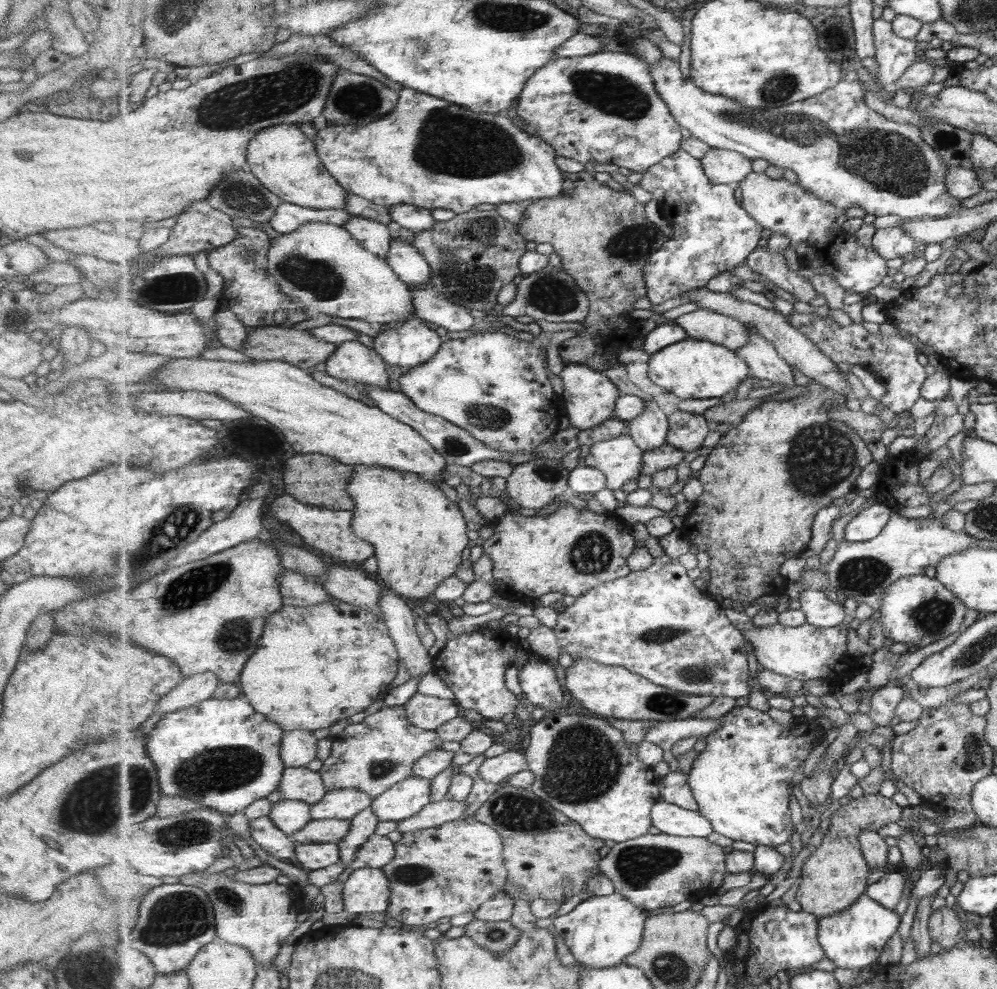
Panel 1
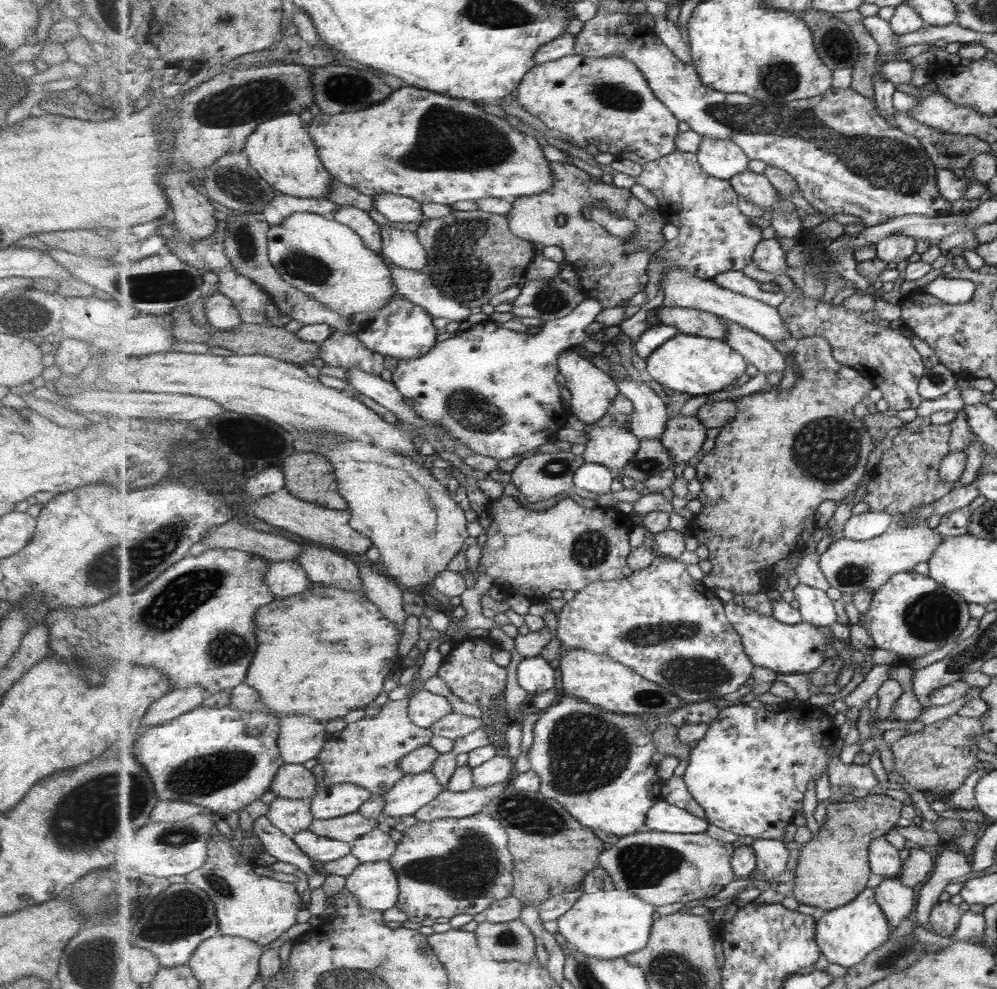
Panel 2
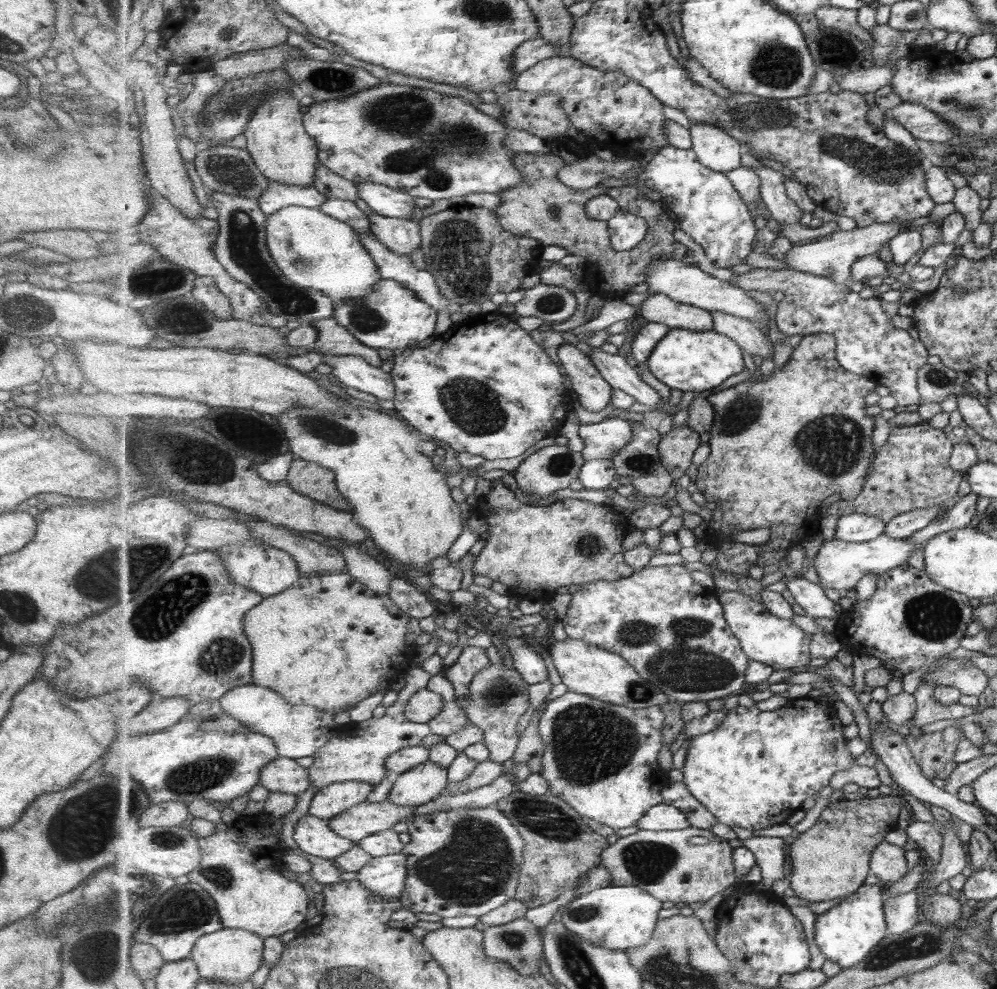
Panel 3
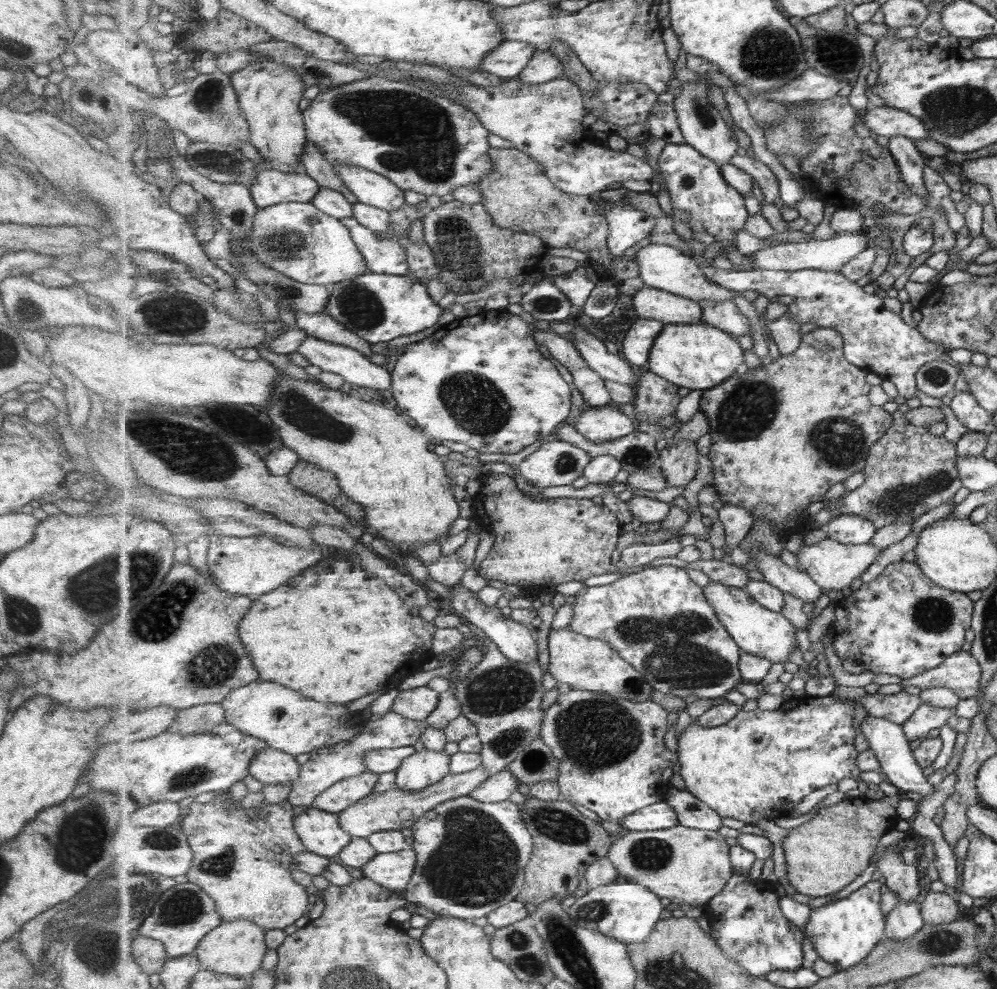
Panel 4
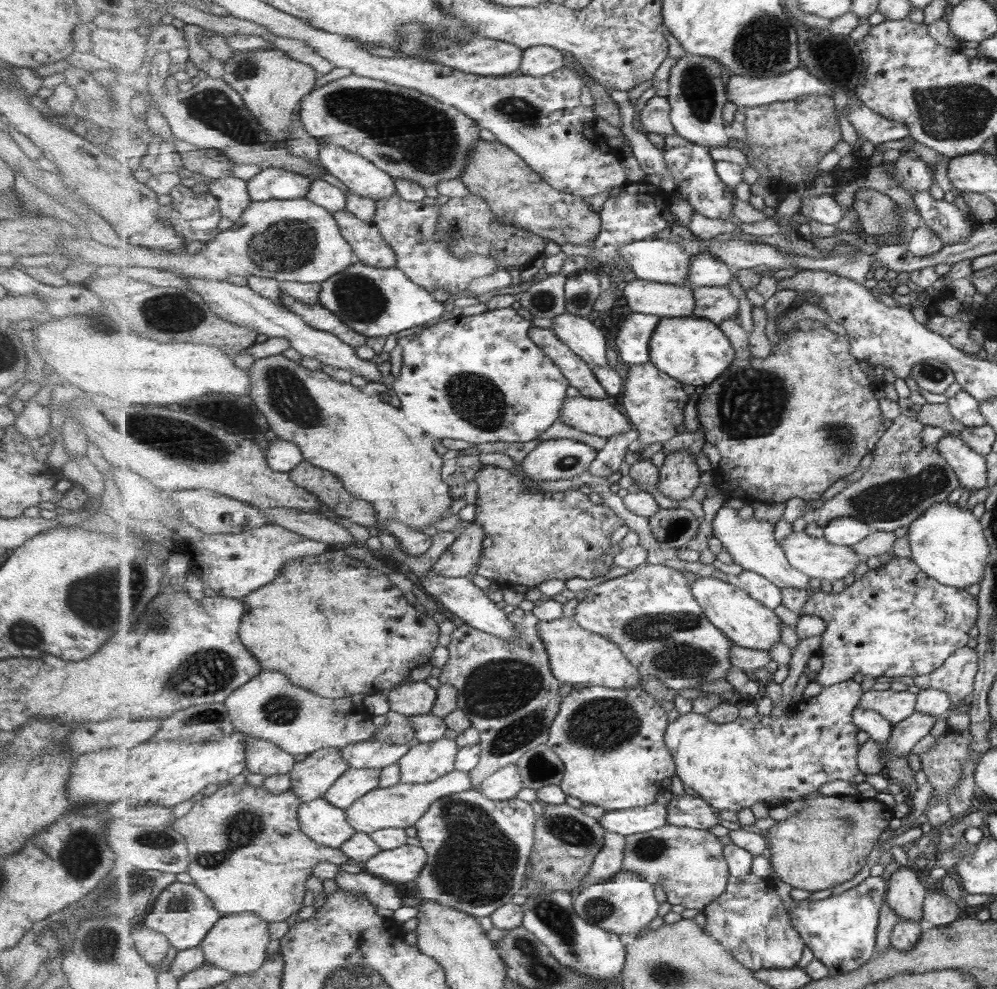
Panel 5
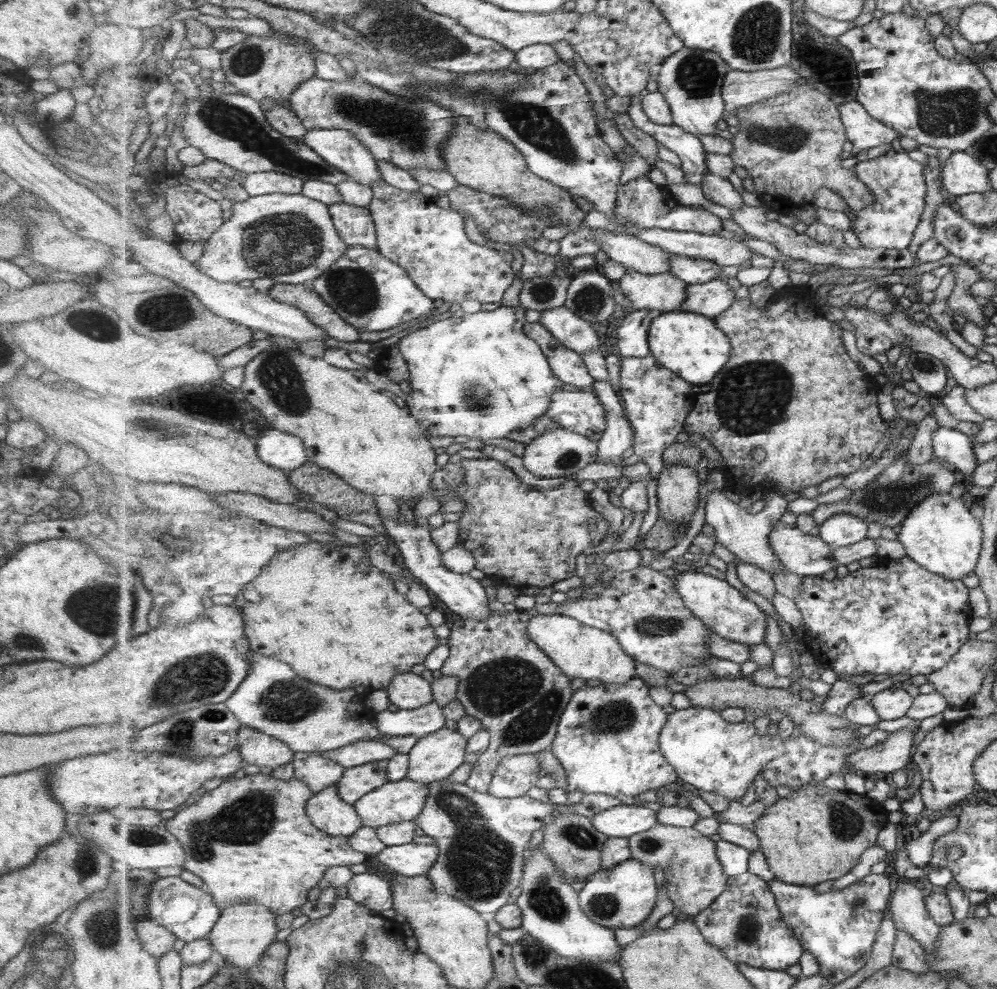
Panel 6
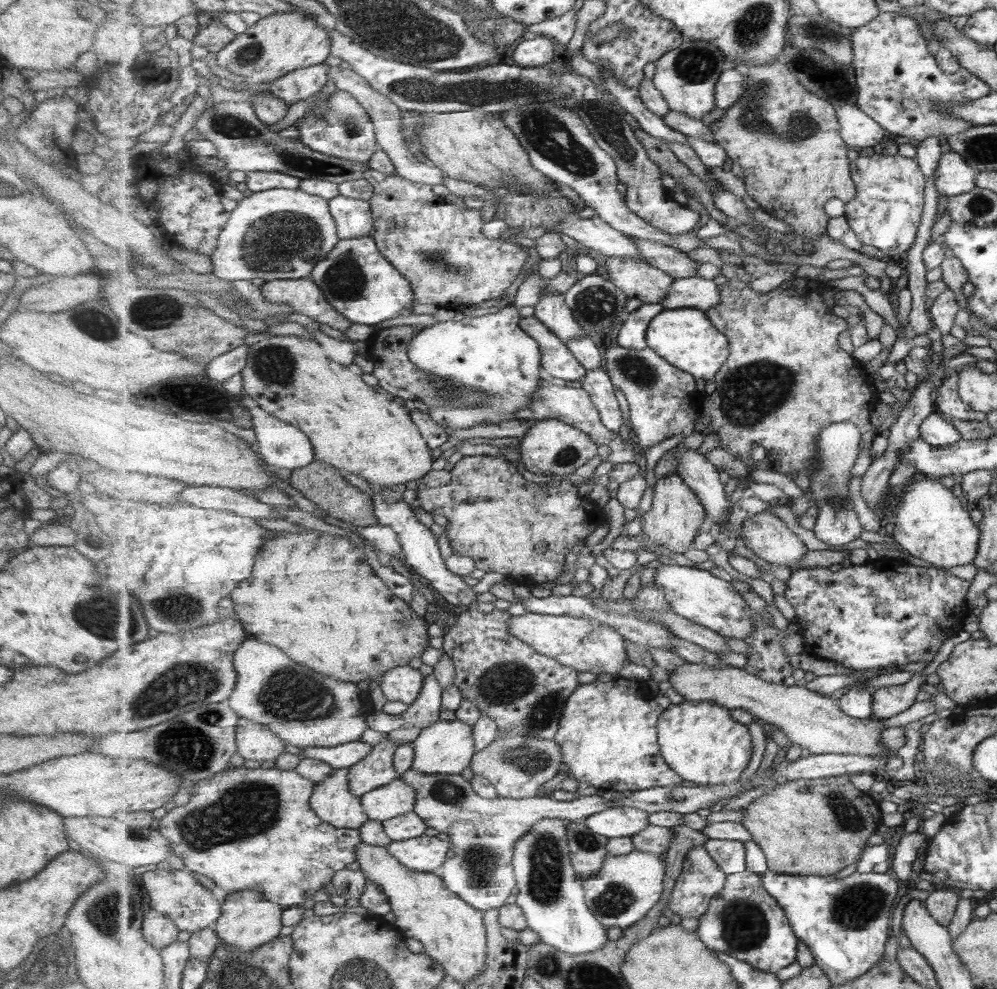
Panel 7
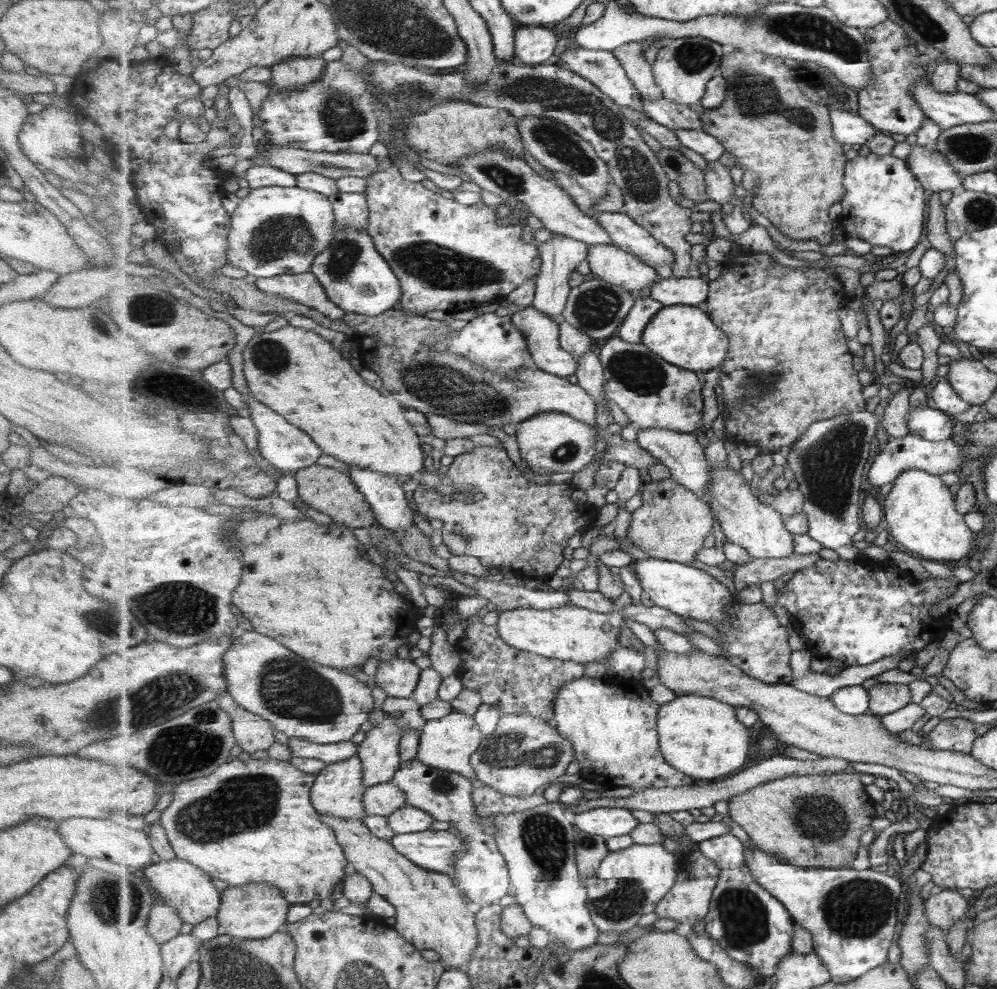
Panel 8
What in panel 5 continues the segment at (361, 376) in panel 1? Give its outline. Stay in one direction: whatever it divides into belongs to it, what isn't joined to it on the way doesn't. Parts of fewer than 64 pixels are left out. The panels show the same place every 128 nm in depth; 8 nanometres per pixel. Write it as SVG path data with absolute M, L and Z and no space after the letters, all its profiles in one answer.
M280 293L279 298L285 306L293 312L297 312L313 328L336 334L341 340L355 348L368 344L366 336L353 330L348 324L345 324L344 320L341 320L340 316L337 316L337 313L331 312L329 308L325 308L320 302L305 304L299 298L291 296L291 294L282 293Z

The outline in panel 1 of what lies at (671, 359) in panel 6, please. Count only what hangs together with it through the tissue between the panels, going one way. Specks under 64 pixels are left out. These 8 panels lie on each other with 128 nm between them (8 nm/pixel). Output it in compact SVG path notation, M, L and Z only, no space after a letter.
M693 337L656 352L648 363L650 380L680 399L687 398L724 398L727 392L735 390L752 374L748 362L739 353L725 345Z

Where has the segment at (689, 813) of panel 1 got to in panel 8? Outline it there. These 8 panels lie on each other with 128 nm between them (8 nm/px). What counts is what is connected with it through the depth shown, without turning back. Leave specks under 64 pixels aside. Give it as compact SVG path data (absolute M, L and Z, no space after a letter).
M593 808L573 816L574 825L587 835L599 835L606 839L631 835L640 820L626 808Z

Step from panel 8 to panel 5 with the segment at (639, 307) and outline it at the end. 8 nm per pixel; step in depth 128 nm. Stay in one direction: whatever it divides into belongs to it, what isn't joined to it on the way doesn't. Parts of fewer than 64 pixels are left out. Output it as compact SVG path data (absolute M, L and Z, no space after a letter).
M633 311L621 323L615 338L621 361L627 365L650 362L650 340L661 316Z

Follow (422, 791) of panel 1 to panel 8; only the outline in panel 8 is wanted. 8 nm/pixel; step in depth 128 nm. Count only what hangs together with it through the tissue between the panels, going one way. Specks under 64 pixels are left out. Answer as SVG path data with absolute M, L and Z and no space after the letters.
M452 710L440 719L426 721L419 732L421 738L418 758L423 764L441 770L458 772L471 780L479 780L476 769L472 765L472 756L477 752L477 748L481 746L484 733L481 732L475 716Z

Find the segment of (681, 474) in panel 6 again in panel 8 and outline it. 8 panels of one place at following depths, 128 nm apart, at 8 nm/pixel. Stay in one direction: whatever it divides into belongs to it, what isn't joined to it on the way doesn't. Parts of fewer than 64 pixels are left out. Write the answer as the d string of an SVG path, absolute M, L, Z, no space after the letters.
M671 478L658 481L647 480L641 496L641 506L631 513L627 540L649 557L690 566L703 549L705 538L709 534L713 535L715 516L711 512L709 502Z

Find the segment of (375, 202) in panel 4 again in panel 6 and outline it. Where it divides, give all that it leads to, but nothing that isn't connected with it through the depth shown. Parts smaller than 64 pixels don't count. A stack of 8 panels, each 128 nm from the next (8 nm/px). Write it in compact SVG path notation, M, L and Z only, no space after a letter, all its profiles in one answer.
M309 128L306 144L315 150L321 159L337 166L347 174L347 179L373 187L381 180L378 160L345 128Z

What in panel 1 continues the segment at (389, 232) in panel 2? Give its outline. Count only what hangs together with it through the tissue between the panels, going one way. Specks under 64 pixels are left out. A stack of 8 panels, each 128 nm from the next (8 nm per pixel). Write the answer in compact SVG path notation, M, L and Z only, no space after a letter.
M394 238L387 259L391 268L410 287L427 288L431 284L431 265L412 241Z

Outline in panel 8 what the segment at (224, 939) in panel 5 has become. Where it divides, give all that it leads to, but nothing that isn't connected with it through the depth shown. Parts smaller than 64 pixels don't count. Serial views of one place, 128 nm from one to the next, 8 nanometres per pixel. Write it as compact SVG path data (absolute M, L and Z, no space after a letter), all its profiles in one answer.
M251 883L245 886L227 886L222 891L222 903L217 920L224 931L243 940L271 938L288 923L290 904L285 892L270 883Z

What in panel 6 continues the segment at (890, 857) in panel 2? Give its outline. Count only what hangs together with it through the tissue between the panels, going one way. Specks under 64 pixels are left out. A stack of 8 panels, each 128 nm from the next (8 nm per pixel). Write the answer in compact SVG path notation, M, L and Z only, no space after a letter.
M901 880L897 891L893 892L893 902L889 908L900 931L913 935L925 947L927 954L935 951L942 926L926 907L925 890L913 880Z

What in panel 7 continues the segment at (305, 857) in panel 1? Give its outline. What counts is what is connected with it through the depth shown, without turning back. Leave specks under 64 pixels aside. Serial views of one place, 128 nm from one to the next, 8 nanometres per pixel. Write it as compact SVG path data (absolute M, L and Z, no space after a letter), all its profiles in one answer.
M349 768L336 769L333 771L333 776L316 784L311 800L313 810L327 824L333 824L335 828L359 829L370 820L361 797L353 793L352 786L349 784Z

